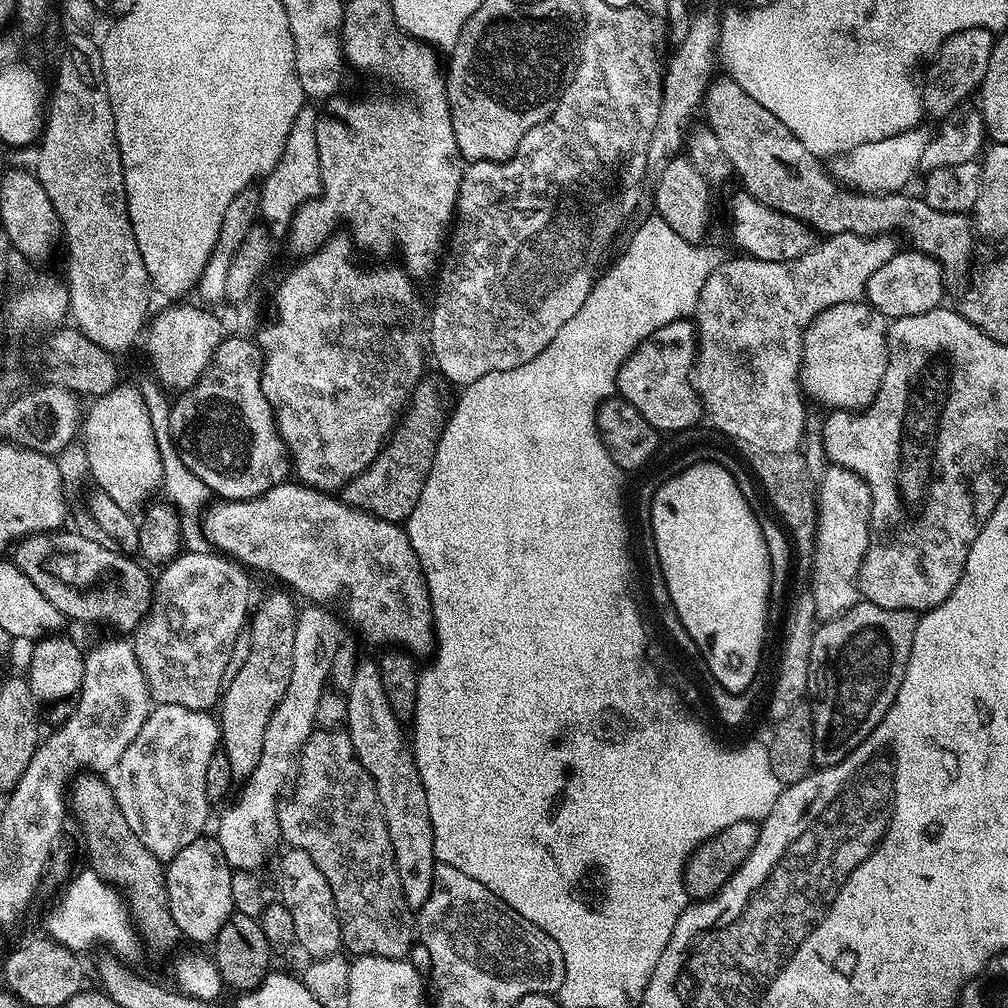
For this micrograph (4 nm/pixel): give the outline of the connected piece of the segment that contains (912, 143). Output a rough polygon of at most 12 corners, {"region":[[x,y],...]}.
{"region":[[917,126],[833,159],[857,192],[904,192],[932,141]]}

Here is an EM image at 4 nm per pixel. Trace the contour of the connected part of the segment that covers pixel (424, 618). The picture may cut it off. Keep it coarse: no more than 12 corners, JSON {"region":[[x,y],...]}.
{"region":[[299,482],[207,505],[217,553],[361,641],[433,651],[399,523]]}

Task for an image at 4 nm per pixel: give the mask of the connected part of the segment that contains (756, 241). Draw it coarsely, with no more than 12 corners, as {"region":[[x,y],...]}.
{"region":[[738,190],[732,238],[756,260],[786,262],[815,247],[808,225]]}

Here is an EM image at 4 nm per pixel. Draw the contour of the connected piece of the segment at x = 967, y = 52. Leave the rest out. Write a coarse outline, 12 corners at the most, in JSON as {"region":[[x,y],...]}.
{"region":[[970,27],[944,40],[922,76],[929,117],[979,89],[995,41]]}

